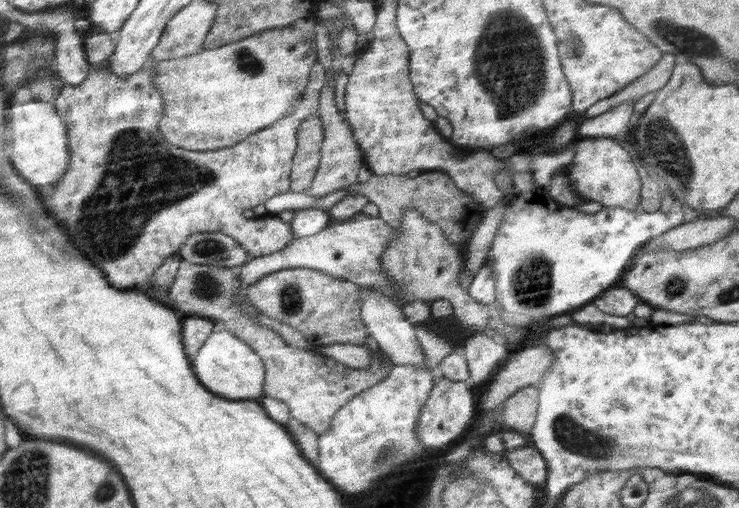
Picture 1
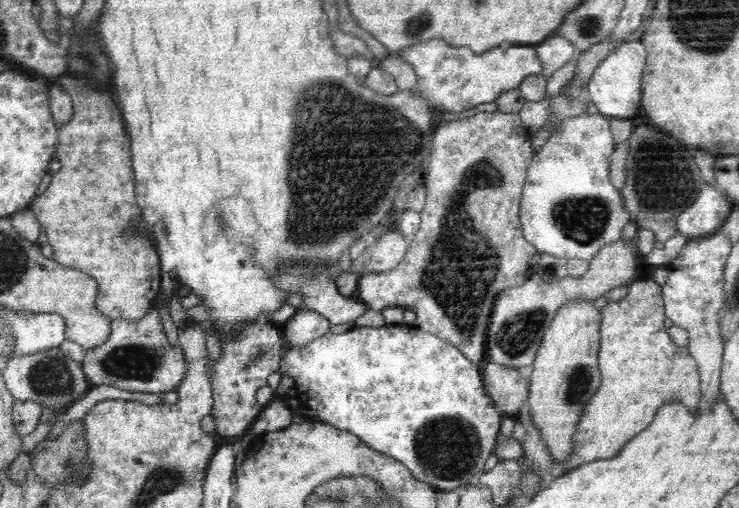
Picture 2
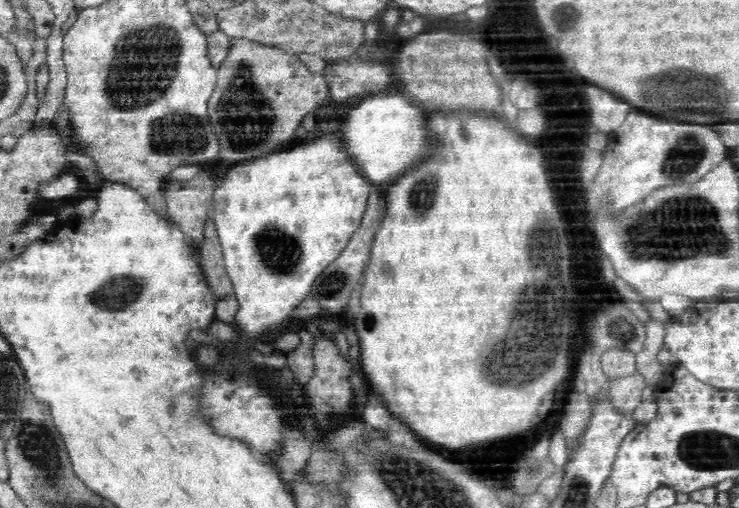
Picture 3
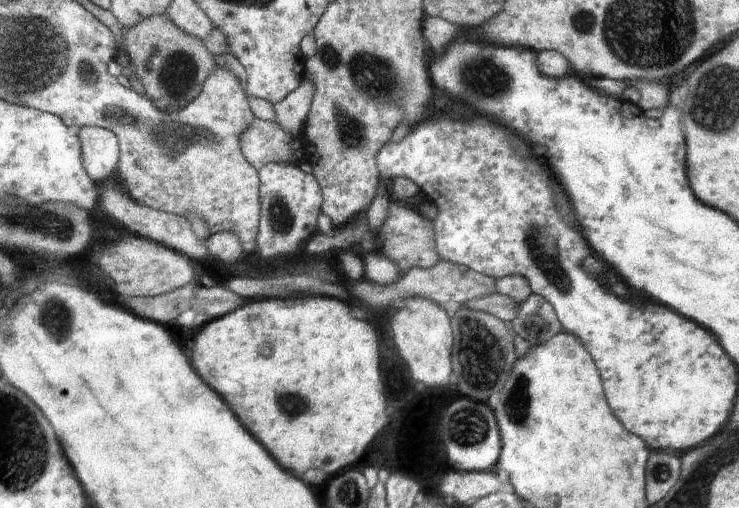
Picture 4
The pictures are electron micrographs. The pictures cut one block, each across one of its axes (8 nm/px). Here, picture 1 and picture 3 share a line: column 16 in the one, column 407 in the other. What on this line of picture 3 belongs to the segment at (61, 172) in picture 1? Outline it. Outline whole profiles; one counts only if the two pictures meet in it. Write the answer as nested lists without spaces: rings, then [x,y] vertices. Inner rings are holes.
[[[394,89],[394,94],[367,94],[352,102],[350,112],[342,123],[342,139],[340,146],[348,155],[360,176],[370,182],[380,182],[382,187],[390,180],[400,175],[410,164],[416,162],[424,154],[424,121],[420,121],[420,111],[416,105],[411,104],[406,98]]]

